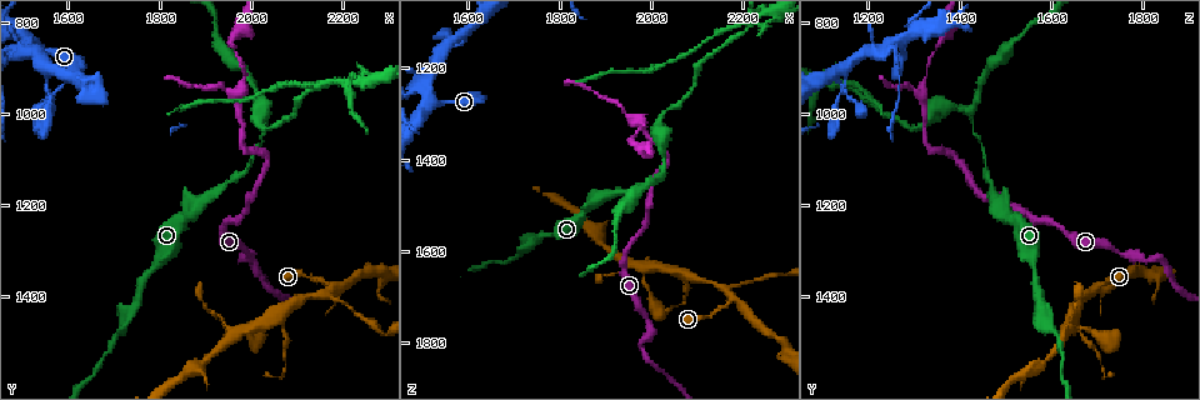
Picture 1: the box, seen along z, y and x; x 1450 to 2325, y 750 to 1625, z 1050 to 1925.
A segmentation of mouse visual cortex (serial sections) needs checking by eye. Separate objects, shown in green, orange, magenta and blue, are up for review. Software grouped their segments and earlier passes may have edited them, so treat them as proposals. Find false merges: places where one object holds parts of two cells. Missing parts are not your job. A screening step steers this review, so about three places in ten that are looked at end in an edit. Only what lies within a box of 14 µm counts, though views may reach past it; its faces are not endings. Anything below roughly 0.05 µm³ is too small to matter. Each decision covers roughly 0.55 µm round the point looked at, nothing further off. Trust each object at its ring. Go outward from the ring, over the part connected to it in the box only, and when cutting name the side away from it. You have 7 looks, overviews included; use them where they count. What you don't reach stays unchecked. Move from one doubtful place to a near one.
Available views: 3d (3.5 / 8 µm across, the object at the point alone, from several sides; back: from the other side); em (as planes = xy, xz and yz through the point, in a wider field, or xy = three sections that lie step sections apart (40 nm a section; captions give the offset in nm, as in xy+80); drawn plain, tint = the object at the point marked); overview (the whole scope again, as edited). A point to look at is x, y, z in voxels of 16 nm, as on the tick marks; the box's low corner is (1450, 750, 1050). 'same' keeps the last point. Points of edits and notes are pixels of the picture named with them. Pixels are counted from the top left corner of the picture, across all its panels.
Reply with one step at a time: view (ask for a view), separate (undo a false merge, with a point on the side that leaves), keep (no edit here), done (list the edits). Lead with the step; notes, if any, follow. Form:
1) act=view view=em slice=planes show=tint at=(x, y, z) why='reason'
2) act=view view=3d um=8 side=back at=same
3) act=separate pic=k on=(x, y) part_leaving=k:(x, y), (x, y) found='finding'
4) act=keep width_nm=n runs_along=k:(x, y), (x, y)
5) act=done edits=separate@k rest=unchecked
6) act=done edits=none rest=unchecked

act=view view=3d um=3.5 at=(1975, 960, 1325) why='sudden change in width'

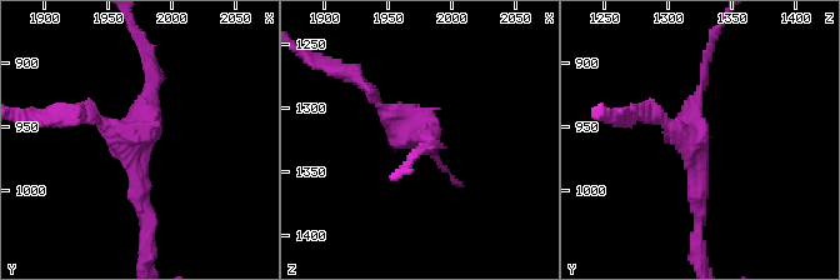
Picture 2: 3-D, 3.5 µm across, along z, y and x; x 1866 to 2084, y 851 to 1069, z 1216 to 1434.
act=view view=em slice=xy step=2 show=tint at=(1968, 960, 1320) arms=3 arm_widths_nm=150,150,200

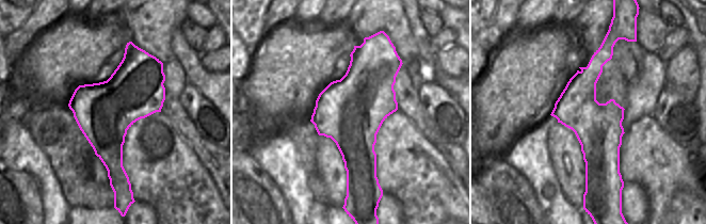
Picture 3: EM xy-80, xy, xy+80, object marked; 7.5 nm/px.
act=view view=em slice=xy step=3 show=tint at=same why='another direction'

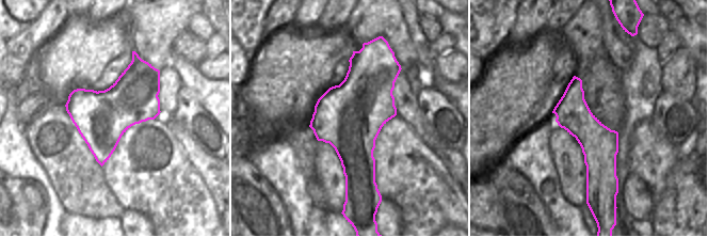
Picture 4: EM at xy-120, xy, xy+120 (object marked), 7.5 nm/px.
act=keep runs_along=2:(698, 223), (689, 119), (704, 65) found='continuous, no second cell'

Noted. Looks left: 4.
act=view view=3d um=8 at=(2025, 1005, 1420) why='three-way junction'

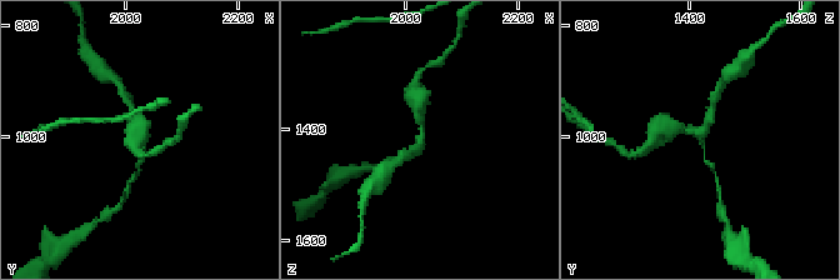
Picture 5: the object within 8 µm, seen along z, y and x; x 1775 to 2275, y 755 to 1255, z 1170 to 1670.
act=view view=em slice=xy step=1 show=tint at=(2030, 1005, 1425) arms=3 arm_widths_nm=150,200,250

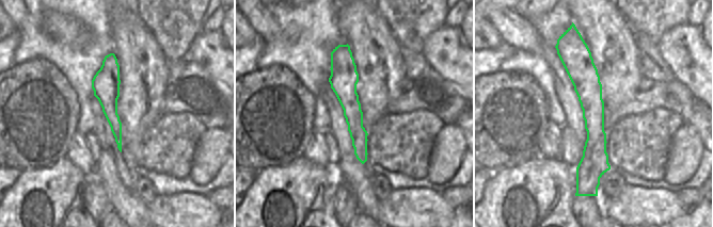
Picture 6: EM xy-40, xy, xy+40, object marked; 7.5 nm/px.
act=keep runs_along=6:(581, 44), (593, 114), (587, 183) found='all the same cell'

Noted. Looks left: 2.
act=view view=3d um=3.5 at=(1980, 1320, 1810) why='abrupt turn'

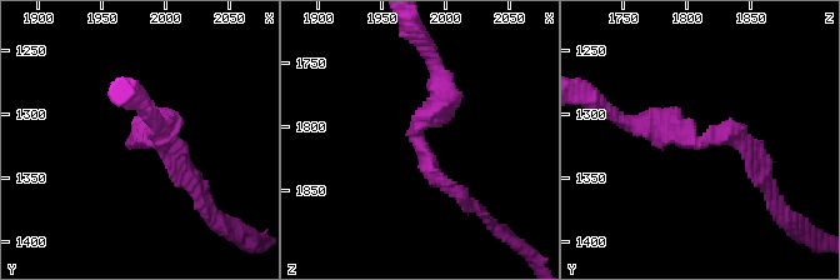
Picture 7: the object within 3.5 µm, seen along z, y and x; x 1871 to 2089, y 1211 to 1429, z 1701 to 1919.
act=view view=em slice=planes show=tint at=(1978, 1322, 1810) arm_widths_nm=200,300 why='need the tissue'

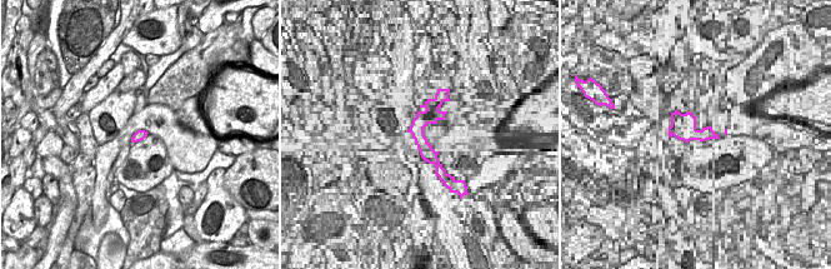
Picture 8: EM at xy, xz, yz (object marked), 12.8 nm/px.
act=keep runs_along=7:(634, 123), (689, 141), (740, 134), (759, 160) found='all the same cell'

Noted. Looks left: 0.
act=done edits=none rest=unchecked

